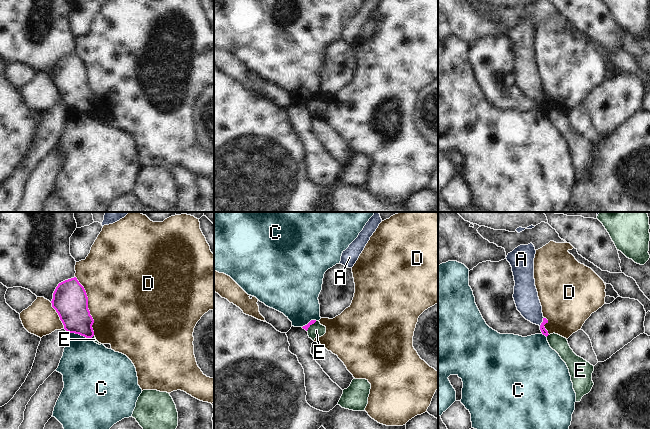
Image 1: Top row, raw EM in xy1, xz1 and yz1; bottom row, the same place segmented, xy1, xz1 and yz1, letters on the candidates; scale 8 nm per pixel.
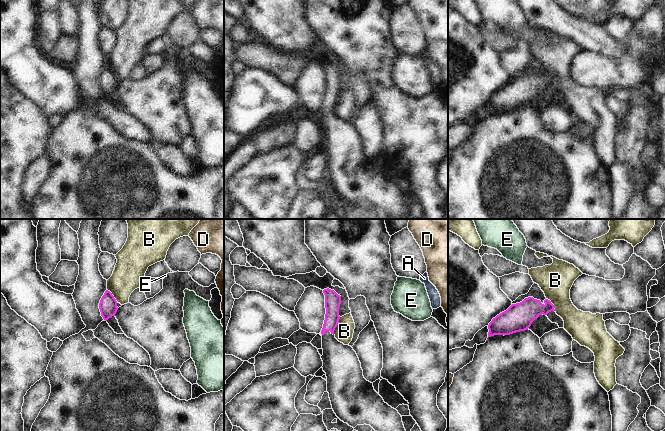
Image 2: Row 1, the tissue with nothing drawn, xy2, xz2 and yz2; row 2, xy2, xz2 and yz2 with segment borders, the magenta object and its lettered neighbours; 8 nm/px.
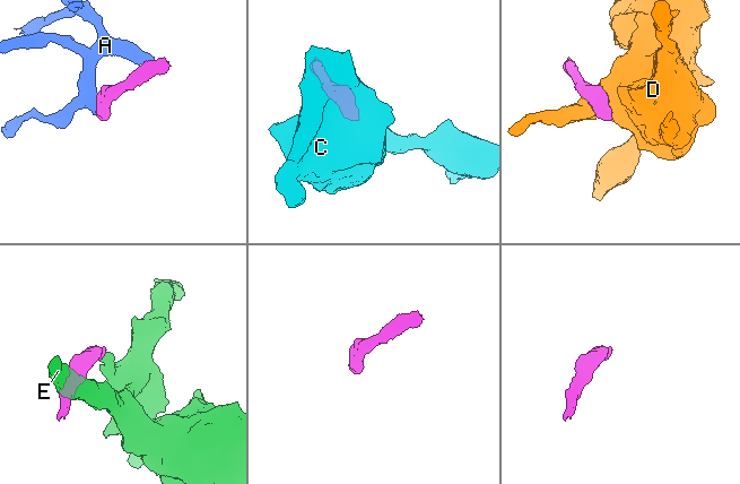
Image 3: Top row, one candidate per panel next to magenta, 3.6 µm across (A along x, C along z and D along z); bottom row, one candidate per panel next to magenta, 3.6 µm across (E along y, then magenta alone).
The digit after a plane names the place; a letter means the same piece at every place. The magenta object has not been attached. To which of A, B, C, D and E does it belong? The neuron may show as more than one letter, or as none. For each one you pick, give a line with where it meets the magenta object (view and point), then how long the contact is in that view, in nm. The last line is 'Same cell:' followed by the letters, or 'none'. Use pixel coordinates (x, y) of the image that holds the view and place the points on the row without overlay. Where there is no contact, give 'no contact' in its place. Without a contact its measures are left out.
Same cell: none

